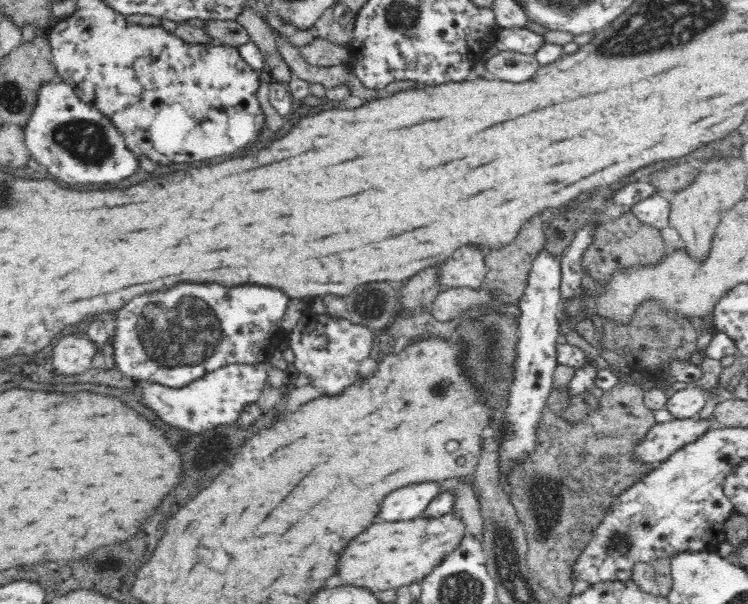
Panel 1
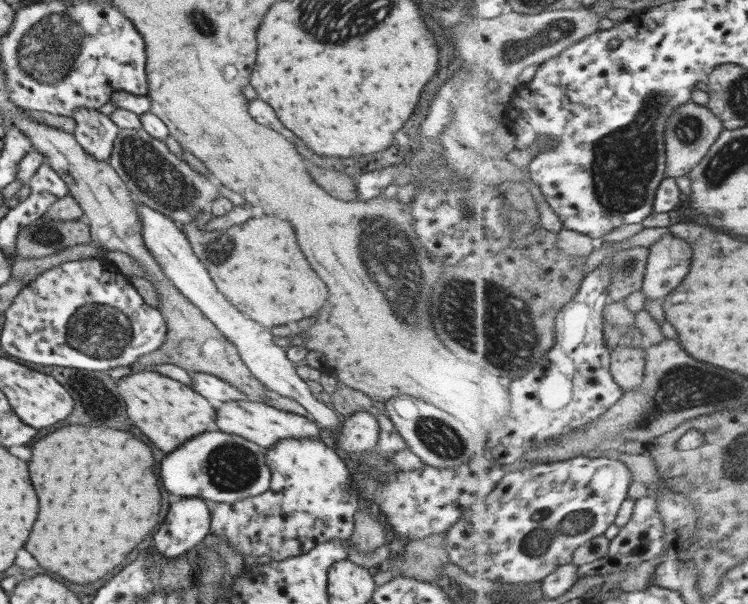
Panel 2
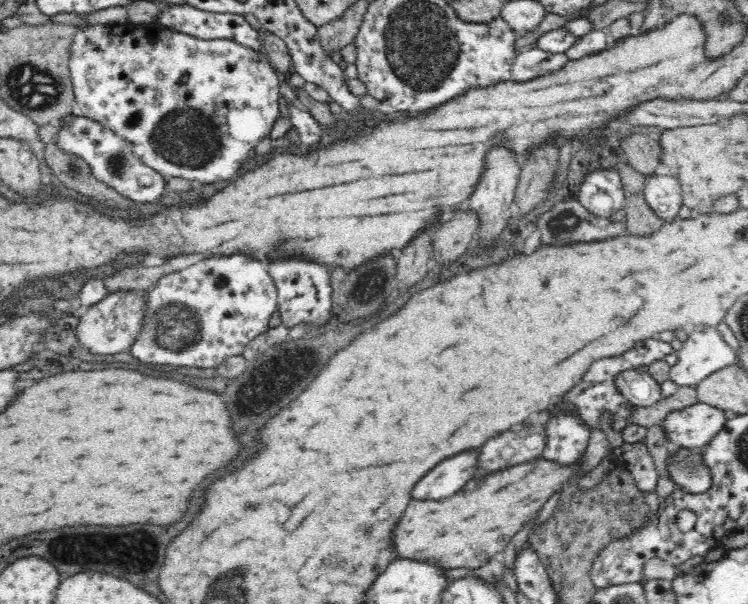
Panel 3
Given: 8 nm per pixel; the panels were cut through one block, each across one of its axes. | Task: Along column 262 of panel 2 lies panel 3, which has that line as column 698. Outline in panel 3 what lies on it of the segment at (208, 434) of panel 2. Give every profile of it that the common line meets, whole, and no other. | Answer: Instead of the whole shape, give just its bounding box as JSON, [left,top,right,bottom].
[667,448,712,493]

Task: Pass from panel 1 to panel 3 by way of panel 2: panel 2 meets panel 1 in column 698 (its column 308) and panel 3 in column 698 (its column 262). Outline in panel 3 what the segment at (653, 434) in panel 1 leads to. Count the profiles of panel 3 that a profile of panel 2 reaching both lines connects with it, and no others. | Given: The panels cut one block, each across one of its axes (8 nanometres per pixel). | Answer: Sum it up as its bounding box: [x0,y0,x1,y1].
[660,403,726,448]

